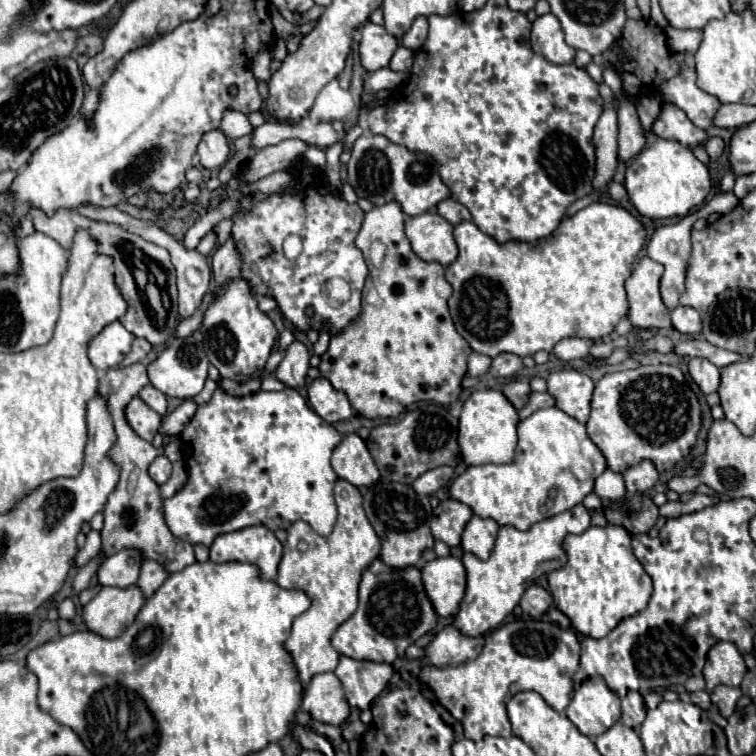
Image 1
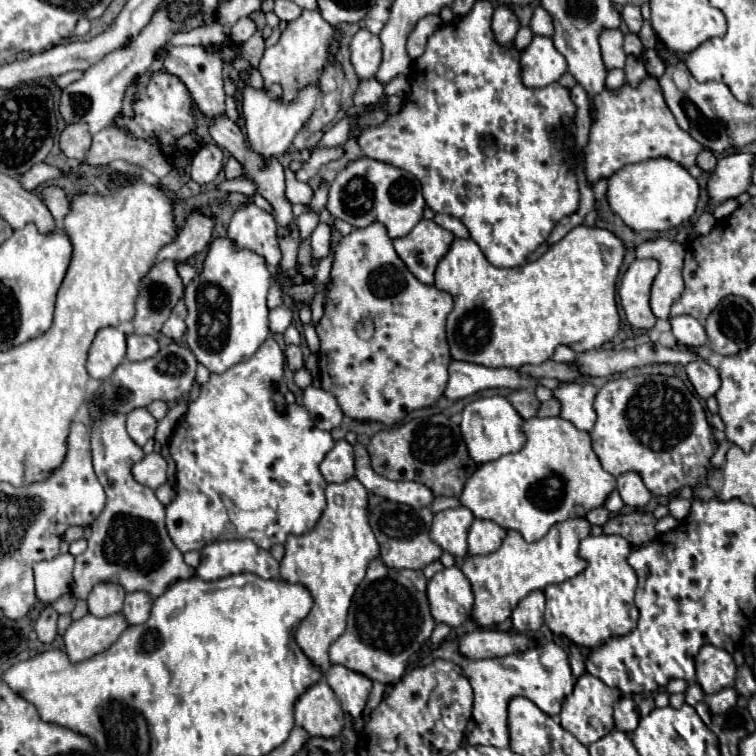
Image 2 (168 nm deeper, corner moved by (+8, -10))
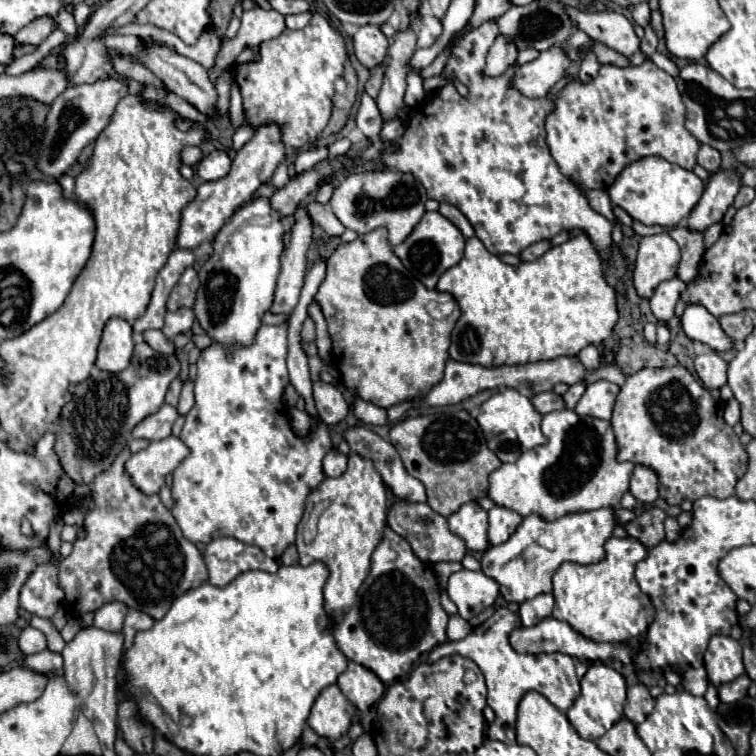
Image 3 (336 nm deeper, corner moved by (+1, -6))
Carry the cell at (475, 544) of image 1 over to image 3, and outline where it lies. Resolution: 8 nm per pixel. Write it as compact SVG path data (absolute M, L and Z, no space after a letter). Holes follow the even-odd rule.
M493 506L489 510L489 530L487 530L489 544L497 546L497 544L507 542L521 522L523 518L517 512L503 508L503 506Z

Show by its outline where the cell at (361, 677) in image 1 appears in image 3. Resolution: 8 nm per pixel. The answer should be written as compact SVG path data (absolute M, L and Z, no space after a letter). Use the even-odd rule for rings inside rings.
M349 662L347 670L339 674L337 686L363 714L385 694L385 684L365 666Z

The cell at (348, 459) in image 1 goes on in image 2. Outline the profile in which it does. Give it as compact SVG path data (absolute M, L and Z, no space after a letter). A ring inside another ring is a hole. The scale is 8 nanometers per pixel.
M340 440L334 444L334 448L326 454L324 462L320 464L320 472L326 482L344 482L354 476L354 456L352 456L352 444L346 440Z

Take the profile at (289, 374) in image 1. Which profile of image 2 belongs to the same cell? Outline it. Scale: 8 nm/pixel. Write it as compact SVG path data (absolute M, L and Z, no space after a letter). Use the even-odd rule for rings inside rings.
M290 344L288 348L286 348L286 364L290 366L290 370L298 370L298 368L302 368L304 366L304 362L302 362L302 350L300 350L300 346L294 346L294 344Z

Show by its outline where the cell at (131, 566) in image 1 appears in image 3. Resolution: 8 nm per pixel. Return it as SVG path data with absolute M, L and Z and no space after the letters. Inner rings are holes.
M113 600L111 604L103 604L103 608L95 612L95 626L111 632L121 632L125 614L127 614L127 606Z

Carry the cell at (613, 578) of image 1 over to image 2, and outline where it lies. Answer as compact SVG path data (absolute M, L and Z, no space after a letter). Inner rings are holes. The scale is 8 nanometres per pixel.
M588 536L580 542L580 556L588 560L588 566L578 576L564 580L562 584L546 586L546 626L564 636L576 646L598 648L606 640L624 636L636 628L638 608L634 604L636 572L626 562L632 544L622 536Z

